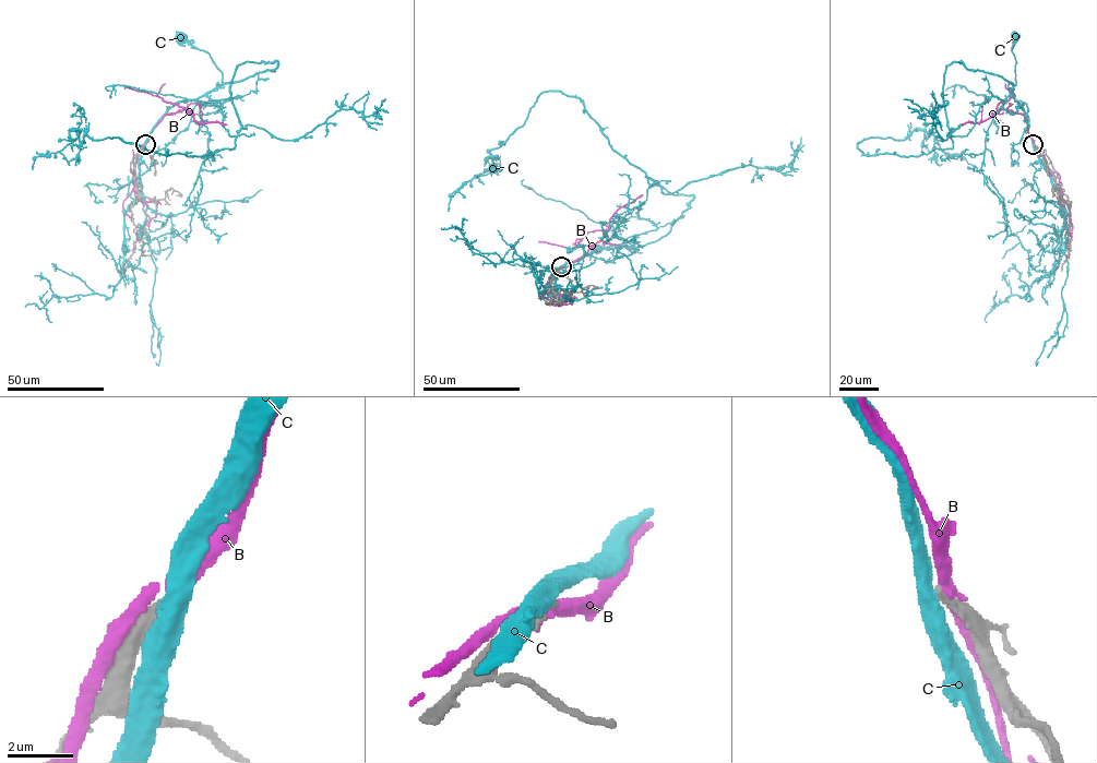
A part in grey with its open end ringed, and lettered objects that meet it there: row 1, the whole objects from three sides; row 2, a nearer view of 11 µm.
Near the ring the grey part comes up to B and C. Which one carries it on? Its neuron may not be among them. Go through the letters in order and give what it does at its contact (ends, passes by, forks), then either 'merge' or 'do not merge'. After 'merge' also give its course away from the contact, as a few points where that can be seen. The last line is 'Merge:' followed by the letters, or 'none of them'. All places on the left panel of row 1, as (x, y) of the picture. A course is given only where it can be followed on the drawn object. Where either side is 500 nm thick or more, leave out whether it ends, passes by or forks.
B: it passes by | do not merge
C: do not merge
Merge: none of them

